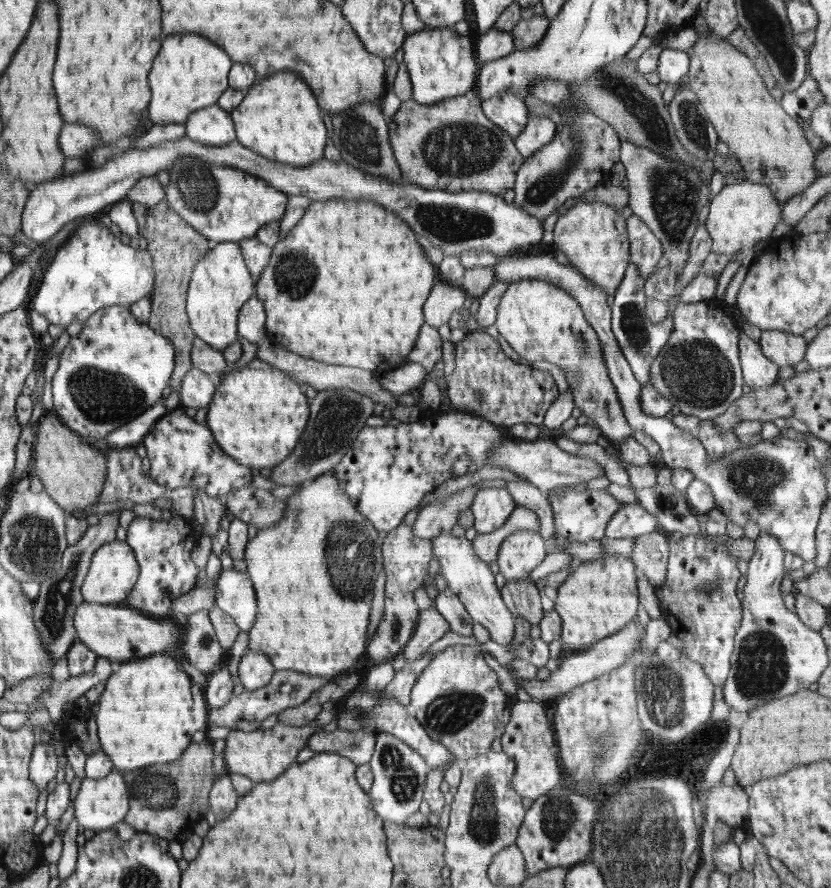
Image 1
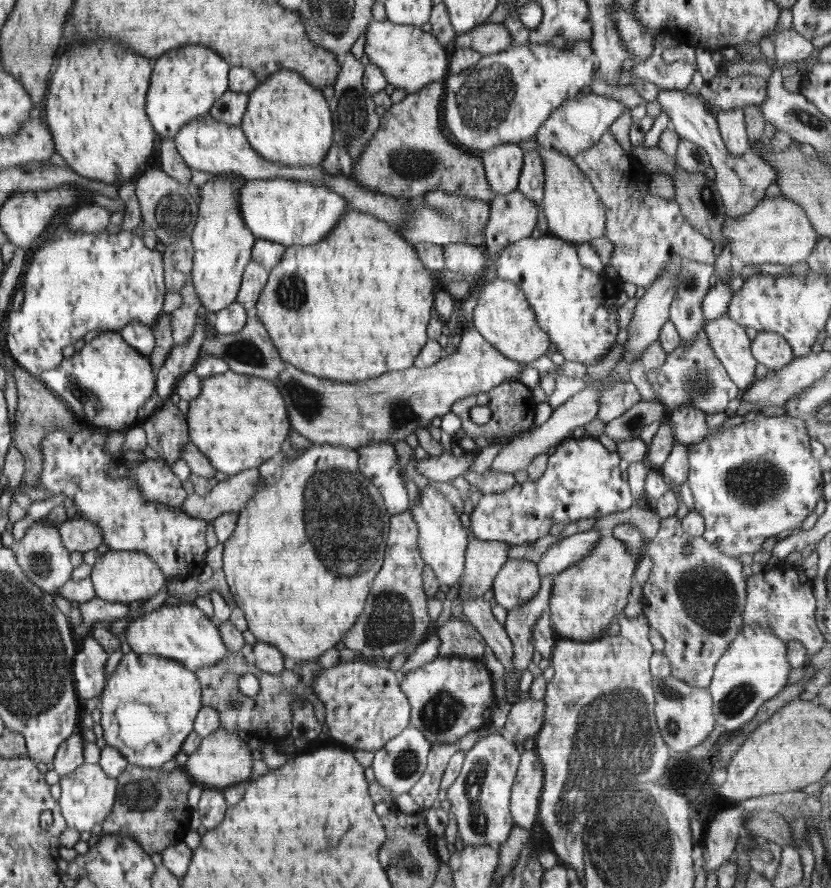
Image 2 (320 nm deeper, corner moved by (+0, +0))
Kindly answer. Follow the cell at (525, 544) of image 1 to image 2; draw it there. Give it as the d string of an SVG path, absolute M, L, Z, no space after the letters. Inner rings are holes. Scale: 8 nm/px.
M510 558L498 571L491 588L498 605L510 611L534 599L541 587L537 562Z

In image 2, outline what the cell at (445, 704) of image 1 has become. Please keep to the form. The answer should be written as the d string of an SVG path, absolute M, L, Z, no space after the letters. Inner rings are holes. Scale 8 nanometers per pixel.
M458 655L438 656L417 670L408 672L399 685L411 706L410 726L420 730L430 744L454 744L462 736L487 727L491 722L492 709L497 703L493 682L485 666L464 658L461 660Z

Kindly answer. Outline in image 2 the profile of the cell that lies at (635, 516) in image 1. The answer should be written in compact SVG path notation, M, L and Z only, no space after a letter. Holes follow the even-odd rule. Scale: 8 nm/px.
M592 528L584 532L564 537L563 539L556 541L554 544L551 544L546 549L546 552L543 552L542 558L537 562L540 578L548 577L550 582L553 582L557 574L560 574L560 572L574 565L581 558L584 558L591 551L591 548L598 542L598 539L601 536L602 535L598 533L598 531L594 531Z

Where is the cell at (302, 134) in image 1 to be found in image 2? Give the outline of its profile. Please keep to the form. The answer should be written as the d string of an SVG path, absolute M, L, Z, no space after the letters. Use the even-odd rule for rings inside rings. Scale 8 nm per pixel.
M288 69L270 75L264 84L260 84L250 92L248 106L241 130L247 138L250 147L262 159L279 165L290 167L316 167L321 165L332 145L332 111L328 102L324 100L322 92L316 90L309 82L304 80L296 71Z

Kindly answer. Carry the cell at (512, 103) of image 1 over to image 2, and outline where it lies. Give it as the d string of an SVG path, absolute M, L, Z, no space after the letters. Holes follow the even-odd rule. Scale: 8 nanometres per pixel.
M516 143L492 147L482 153L481 162L488 177L488 185L496 196L506 195L516 190L523 160L523 151Z

